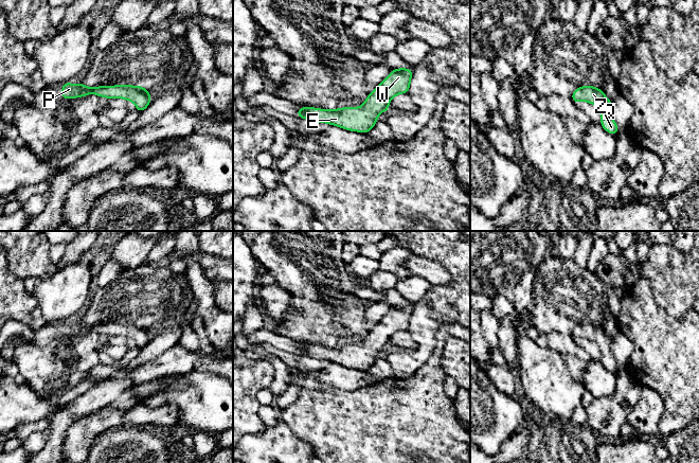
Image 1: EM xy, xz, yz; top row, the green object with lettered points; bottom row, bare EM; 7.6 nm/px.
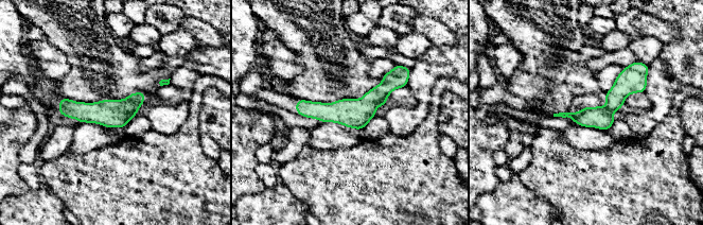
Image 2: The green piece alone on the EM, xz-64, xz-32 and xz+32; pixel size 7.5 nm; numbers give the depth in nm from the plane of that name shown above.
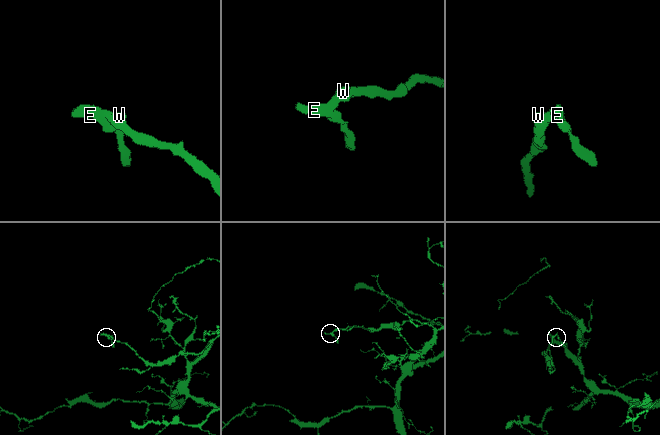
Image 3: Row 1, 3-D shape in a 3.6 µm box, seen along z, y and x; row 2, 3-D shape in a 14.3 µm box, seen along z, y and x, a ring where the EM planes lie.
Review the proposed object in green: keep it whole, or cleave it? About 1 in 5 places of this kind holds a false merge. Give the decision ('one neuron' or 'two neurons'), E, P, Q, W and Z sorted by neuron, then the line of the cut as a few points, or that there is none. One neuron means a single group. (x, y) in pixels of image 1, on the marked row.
one neuron; E P Q W Z; no cut

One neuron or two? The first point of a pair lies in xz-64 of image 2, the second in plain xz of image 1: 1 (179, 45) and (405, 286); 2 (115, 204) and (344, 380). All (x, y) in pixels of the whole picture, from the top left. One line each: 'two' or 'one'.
1: one
2: two

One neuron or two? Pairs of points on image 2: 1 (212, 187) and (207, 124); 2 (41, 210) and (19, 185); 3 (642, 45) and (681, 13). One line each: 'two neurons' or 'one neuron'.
1: two neurons
2: two neurons
3: two neurons

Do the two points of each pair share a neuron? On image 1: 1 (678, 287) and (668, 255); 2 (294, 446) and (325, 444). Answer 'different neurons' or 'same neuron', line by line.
1: same neuron
2: different neurons

